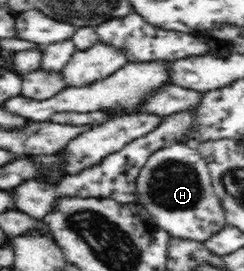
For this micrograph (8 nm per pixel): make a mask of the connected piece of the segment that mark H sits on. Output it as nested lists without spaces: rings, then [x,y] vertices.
[[[175,142],[152,153],[135,184],[139,205],[150,213],[159,228],[175,239],[204,242],[226,227],[225,213],[213,188],[206,160],[196,148],[184,142]]]

